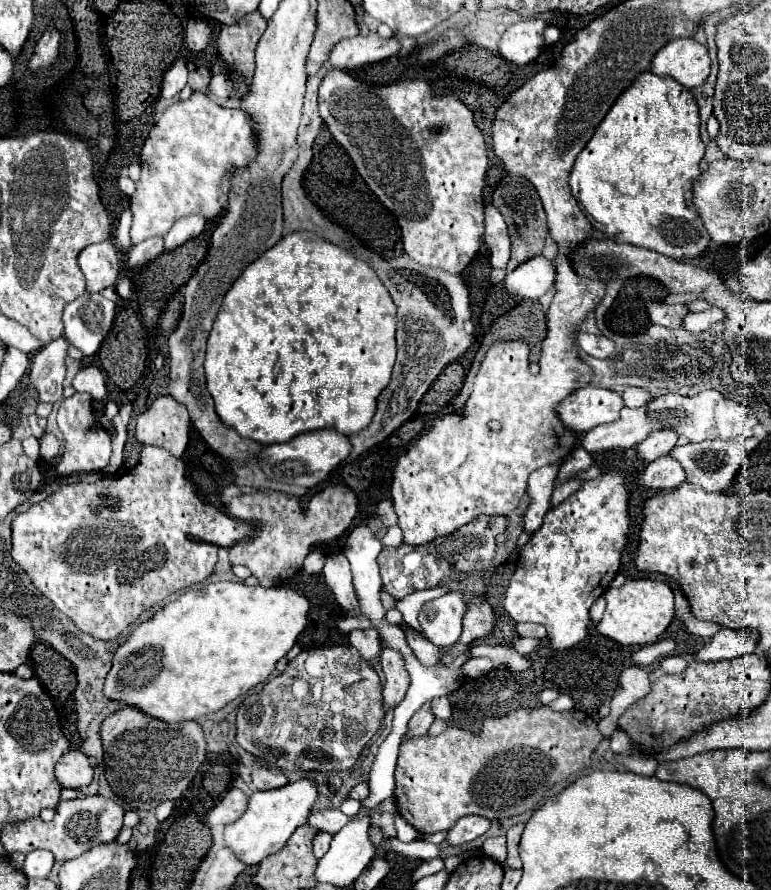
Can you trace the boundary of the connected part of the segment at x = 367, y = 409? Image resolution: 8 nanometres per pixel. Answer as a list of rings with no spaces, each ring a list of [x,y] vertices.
[[[296,231],[288,233],[276,243],[276,247],[268,249],[264,255],[260,255],[252,265],[244,269],[244,273],[234,281],[230,291],[224,297],[224,307],[220,307],[210,339],[208,339],[208,351],[204,359],[204,371],[206,371],[206,387],[208,393],[214,399],[216,413],[220,421],[234,429],[240,437],[258,441],[262,445],[274,445],[290,441],[292,437],[316,431],[316,429],[336,429],[344,435],[354,435],[370,425],[374,413],[376,413],[376,399],[382,393],[382,389],[388,385],[392,375],[392,365],[396,361],[396,305],[390,299],[388,289],[378,279],[378,275],[360,259],[356,259],[346,249],[332,245],[324,239],[320,239],[314,233],[308,231]]]

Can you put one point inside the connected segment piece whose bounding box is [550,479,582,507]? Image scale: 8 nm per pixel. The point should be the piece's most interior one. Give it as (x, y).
(561, 492)

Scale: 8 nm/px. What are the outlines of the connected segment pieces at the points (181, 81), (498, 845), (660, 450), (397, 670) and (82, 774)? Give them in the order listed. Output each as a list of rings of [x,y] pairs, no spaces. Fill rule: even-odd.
[[[175,61],[174,65],[164,73],[160,95],[166,99],[176,97],[186,87],[186,81],[188,81],[188,69],[184,61]]]
[[[492,837],[492,839],[486,839],[484,845],[482,845],[484,853],[492,859],[496,859],[498,863],[502,863],[506,859],[506,839],[504,837]]]
[[[660,429],[660,431],[650,433],[650,435],[636,447],[636,451],[638,451],[638,455],[644,459],[644,463],[652,463],[654,459],[668,455],[668,451],[676,445],[676,441],[678,441],[676,431],[672,431],[672,429]]]
[[[384,647],[380,661],[382,661],[384,675],[386,675],[384,703],[386,703],[386,709],[390,711],[404,699],[408,691],[408,671],[404,665],[404,657],[396,649]]]
[[[68,751],[66,755],[62,755],[58,759],[58,763],[54,767],[54,775],[56,775],[56,781],[60,783],[60,787],[80,789],[80,787],[90,785],[94,767],[84,753]]]

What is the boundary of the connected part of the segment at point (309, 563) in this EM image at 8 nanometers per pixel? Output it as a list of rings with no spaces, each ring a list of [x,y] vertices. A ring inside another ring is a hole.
[[[310,551],[306,561],[304,561],[304,571],[308,571],[310,575],[320,575],[322,573],[322,567],[324,567],[324,555],[320,551]]]

